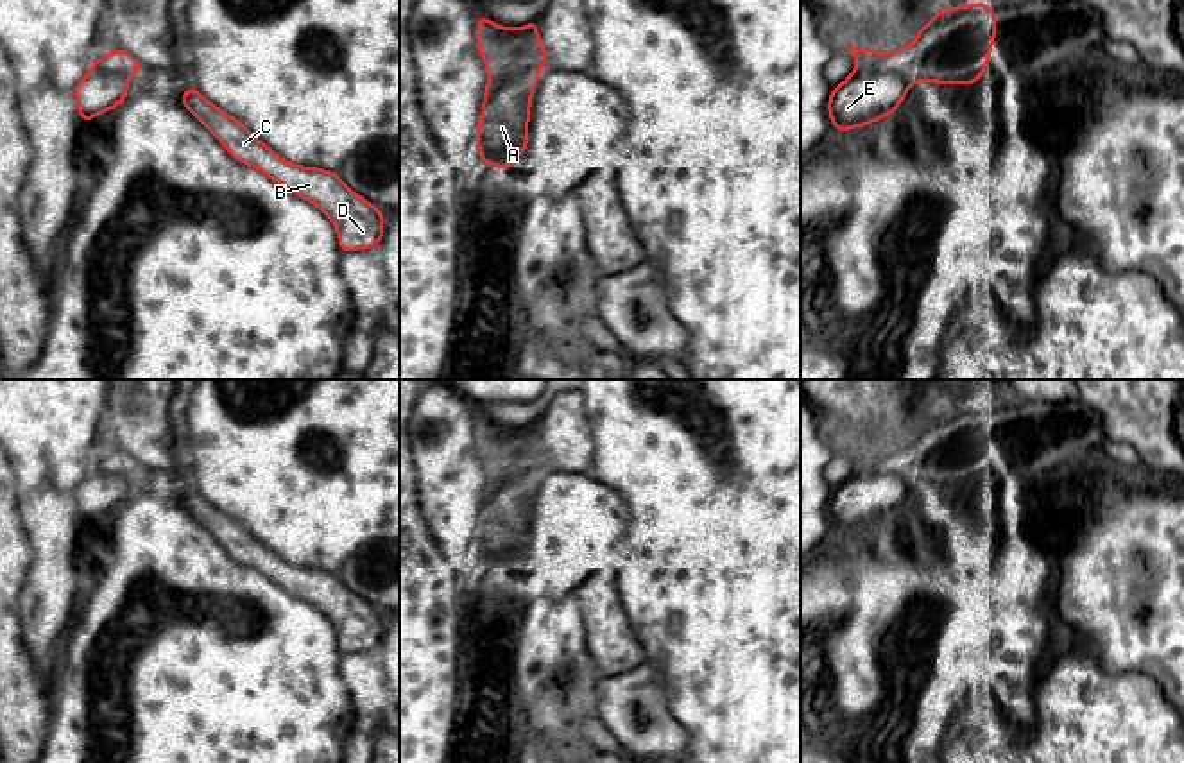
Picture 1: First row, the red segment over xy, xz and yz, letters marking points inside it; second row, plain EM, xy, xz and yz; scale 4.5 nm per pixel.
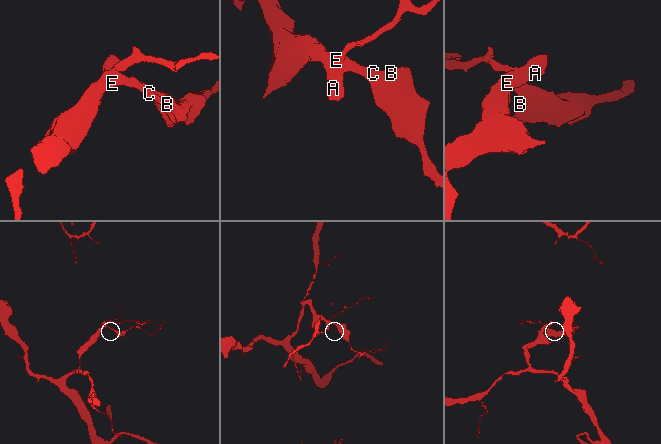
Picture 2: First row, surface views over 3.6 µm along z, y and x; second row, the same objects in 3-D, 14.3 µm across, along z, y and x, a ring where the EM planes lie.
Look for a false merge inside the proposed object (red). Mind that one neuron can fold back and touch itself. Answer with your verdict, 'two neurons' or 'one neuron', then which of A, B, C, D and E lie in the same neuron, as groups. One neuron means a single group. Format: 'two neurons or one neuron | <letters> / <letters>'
two neurons | A / B C D E

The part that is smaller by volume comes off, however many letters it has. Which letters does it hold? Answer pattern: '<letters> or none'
A

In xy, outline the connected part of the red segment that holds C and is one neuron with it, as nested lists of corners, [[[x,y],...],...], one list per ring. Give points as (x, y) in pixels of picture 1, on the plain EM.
[[[188,489],[181,505],[240,564],[254,568],[279,587],[317,607],[331,622],[344,654],[371,650],[383,639],[383,614],[355,595],[337,573],[288,564],[262,544],[240,521],[224,514],[197,489]]]

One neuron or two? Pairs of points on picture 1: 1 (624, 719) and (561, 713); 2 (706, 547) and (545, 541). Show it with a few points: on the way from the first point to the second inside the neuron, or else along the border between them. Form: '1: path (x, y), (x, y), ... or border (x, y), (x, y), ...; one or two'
1: border (602, 676), (599, 681), (599, 728), (604, 733); two
2: border (620, 493), (627, 505), (627, 527), (622, 536); two

